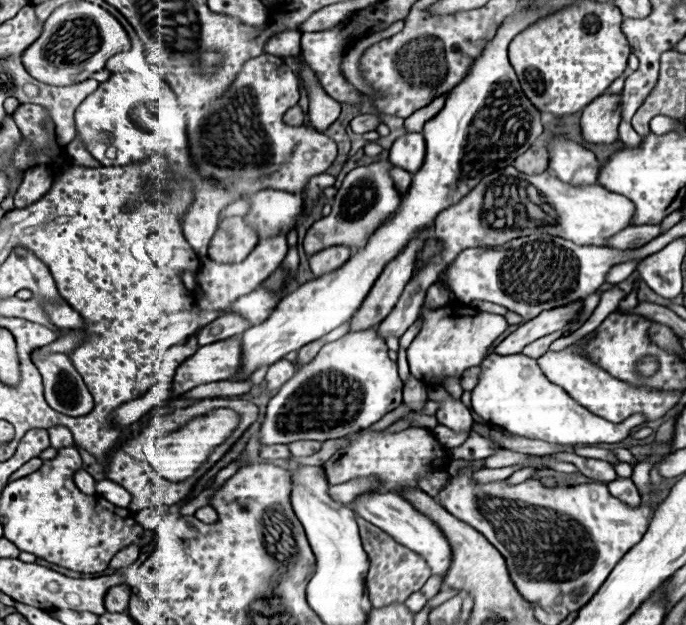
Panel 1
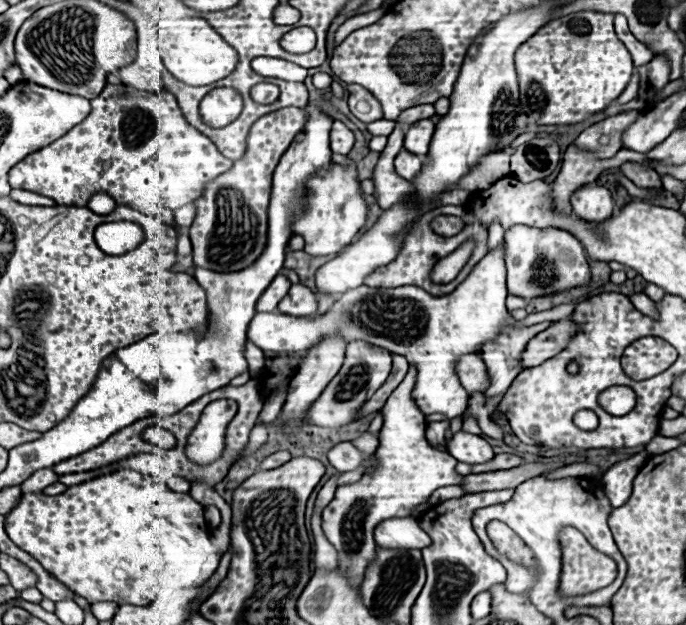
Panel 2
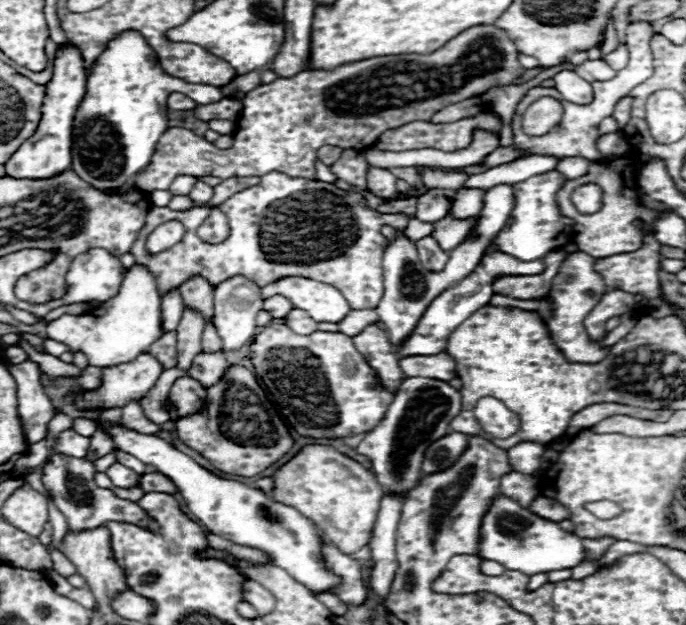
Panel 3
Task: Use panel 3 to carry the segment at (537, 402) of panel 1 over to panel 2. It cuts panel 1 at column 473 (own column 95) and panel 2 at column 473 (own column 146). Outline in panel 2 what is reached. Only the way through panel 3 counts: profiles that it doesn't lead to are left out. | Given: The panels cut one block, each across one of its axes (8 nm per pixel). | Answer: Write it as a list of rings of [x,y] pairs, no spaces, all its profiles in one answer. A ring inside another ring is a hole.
[[[476,354],[460,356],[460,360],[456,362],[456,372],[468,394],[484,392],[488,388],[488,374],[480,356]]]

